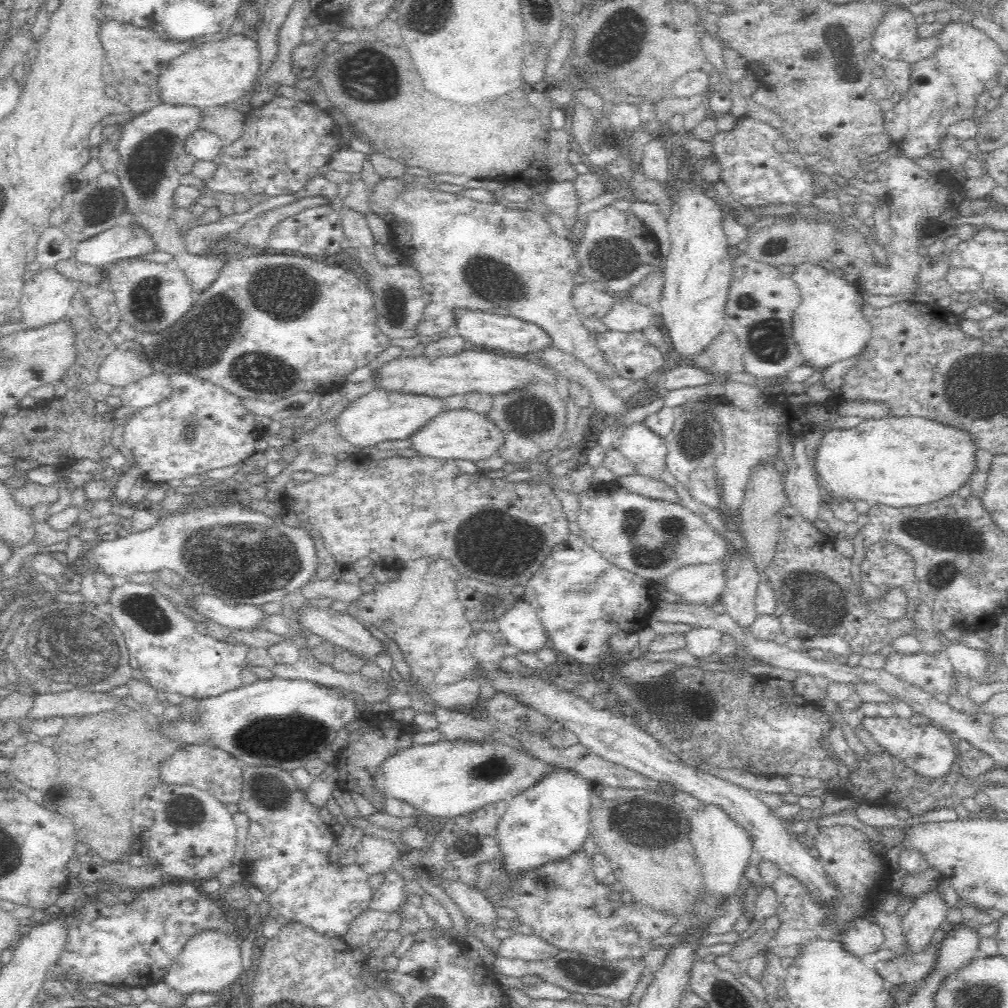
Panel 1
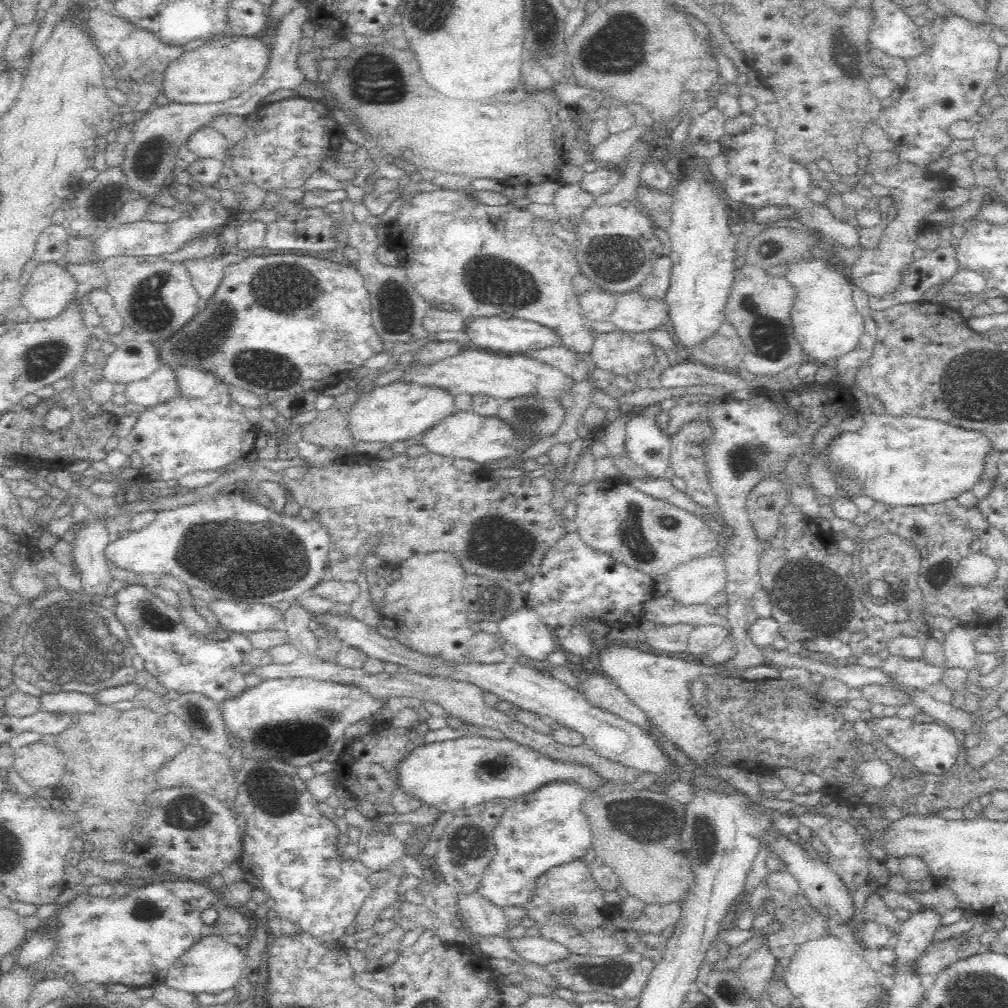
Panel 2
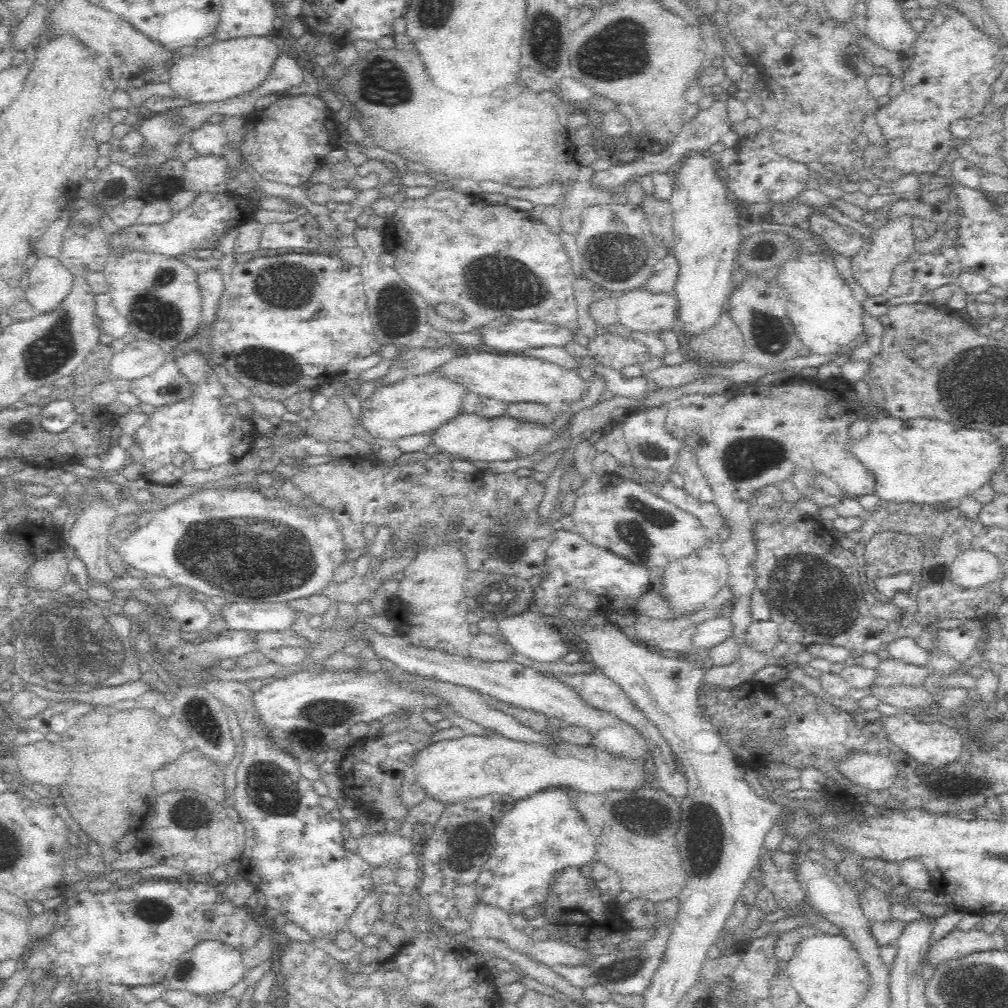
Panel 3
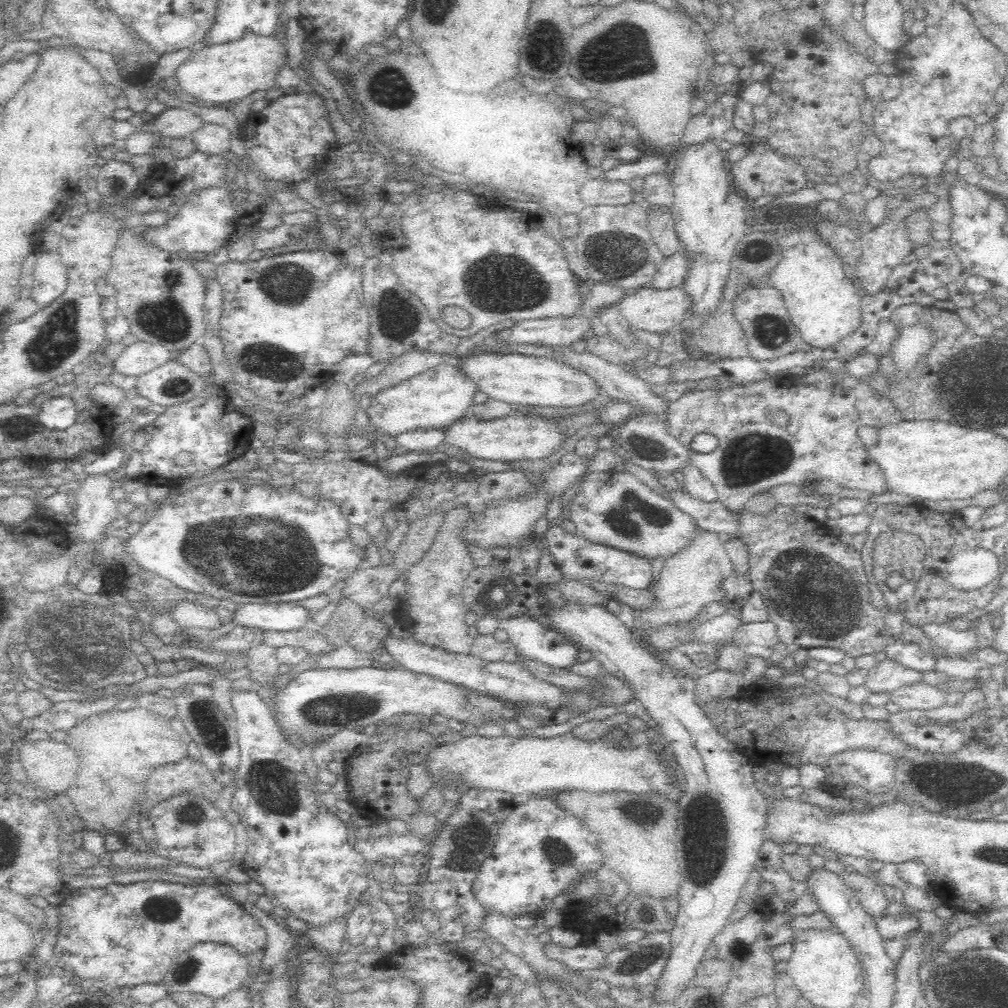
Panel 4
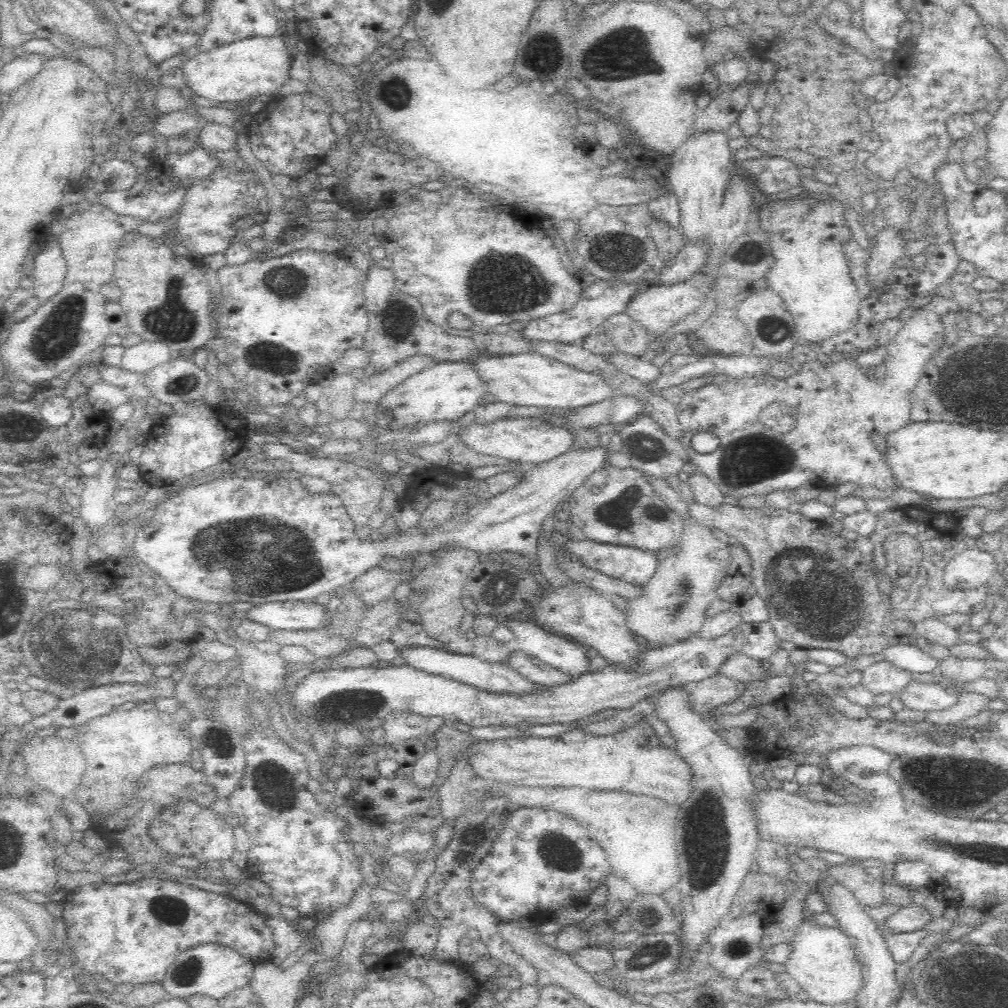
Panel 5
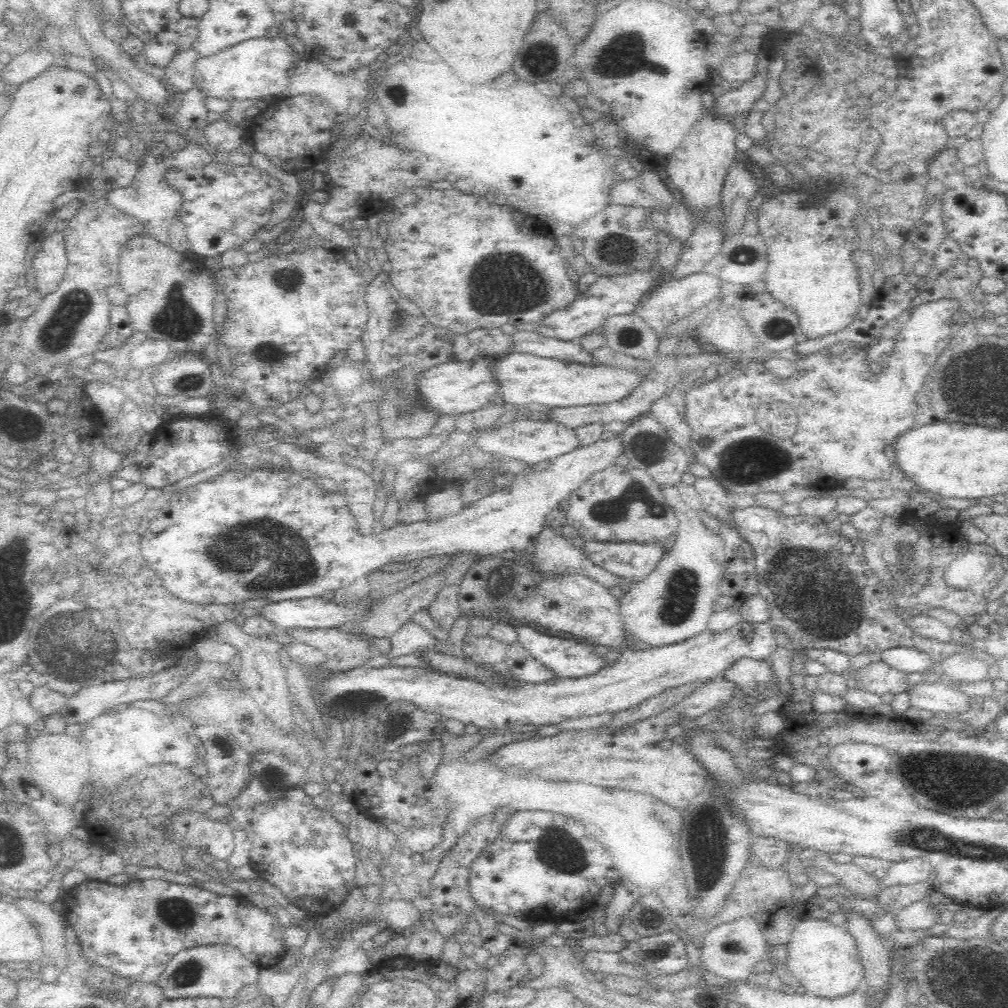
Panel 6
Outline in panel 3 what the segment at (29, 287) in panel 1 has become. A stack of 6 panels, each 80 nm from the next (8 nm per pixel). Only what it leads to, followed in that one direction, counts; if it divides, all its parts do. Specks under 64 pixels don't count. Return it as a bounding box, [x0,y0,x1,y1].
[26,256,70,312]

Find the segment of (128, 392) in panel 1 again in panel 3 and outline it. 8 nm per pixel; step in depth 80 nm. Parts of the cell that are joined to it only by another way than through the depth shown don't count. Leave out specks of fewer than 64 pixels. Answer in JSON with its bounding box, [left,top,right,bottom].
[125,357,197,409]

